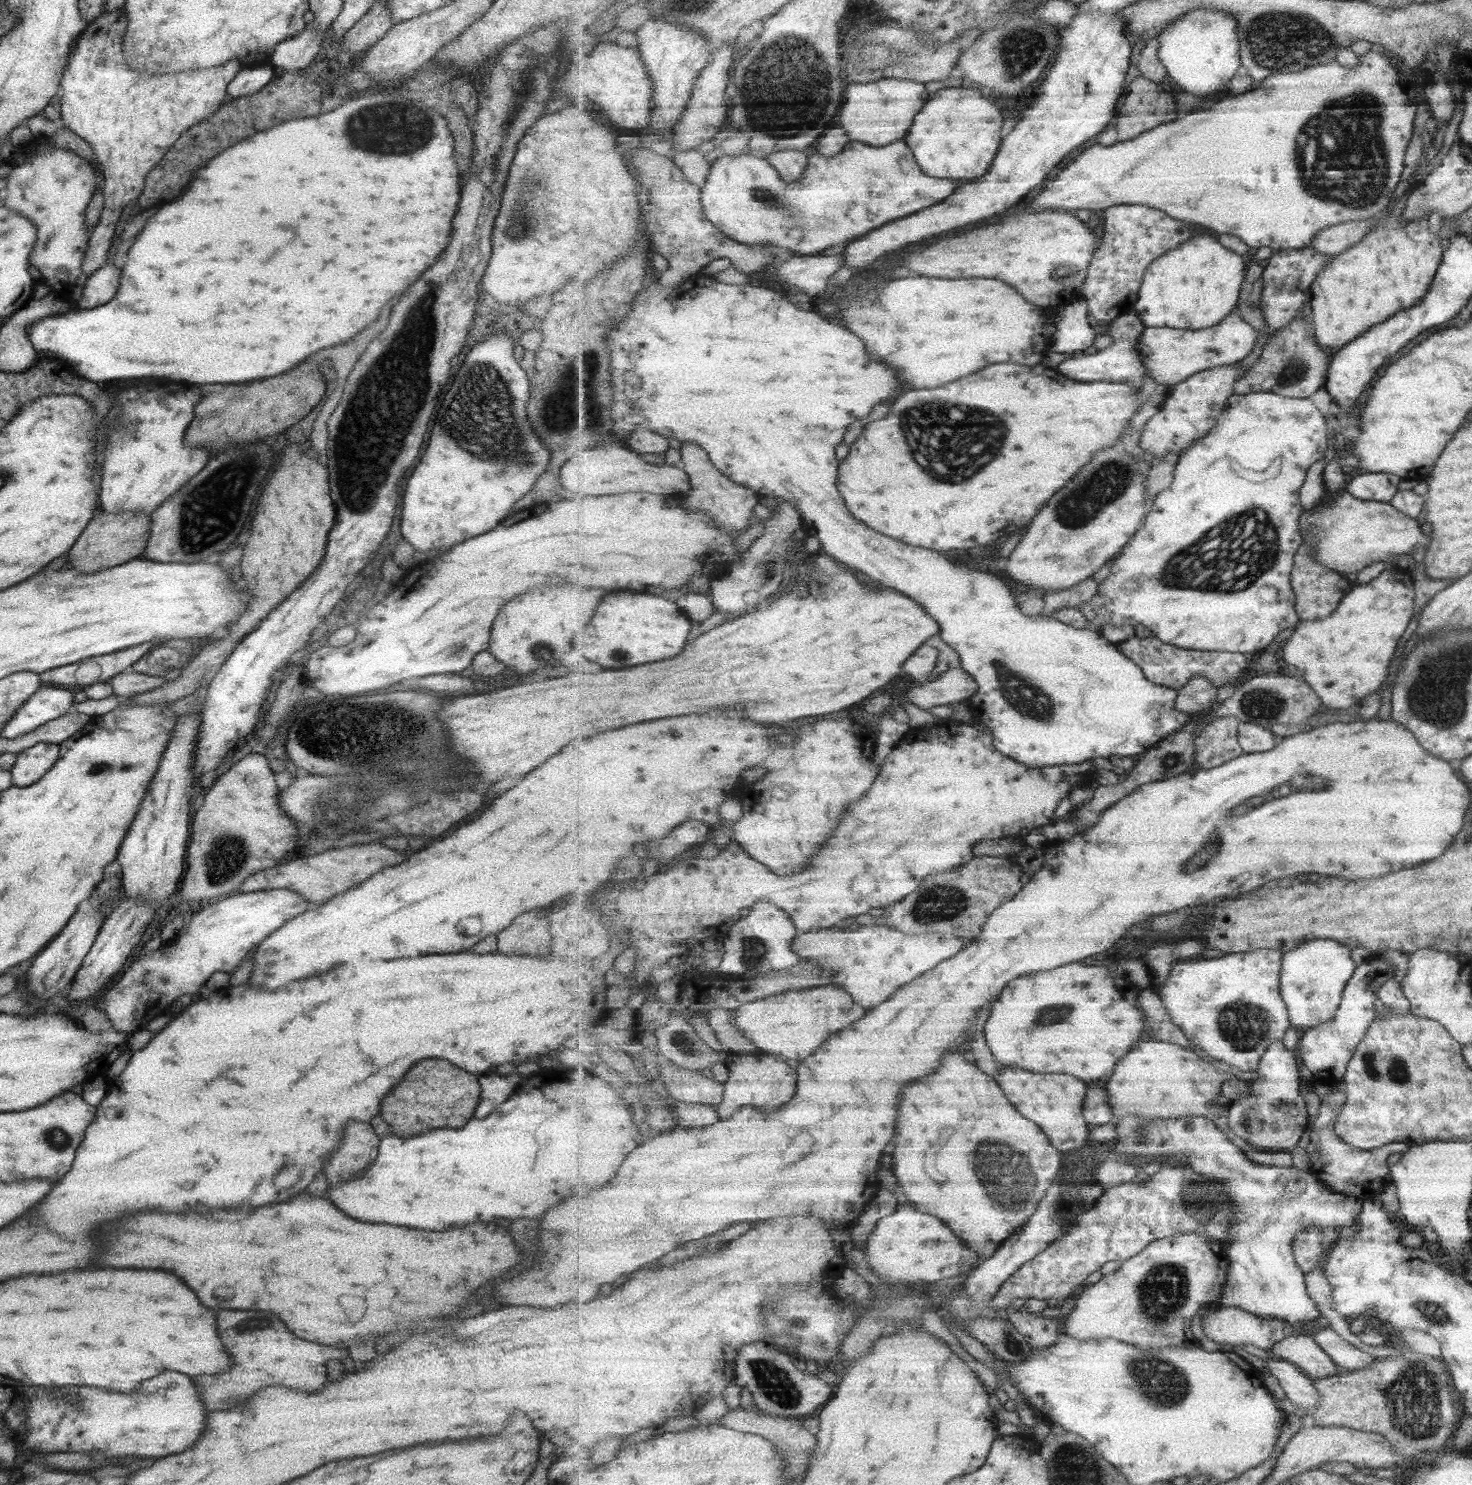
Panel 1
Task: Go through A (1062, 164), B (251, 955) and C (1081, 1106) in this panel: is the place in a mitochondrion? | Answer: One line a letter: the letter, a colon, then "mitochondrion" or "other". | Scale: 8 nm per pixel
A: other
B: other
C: other

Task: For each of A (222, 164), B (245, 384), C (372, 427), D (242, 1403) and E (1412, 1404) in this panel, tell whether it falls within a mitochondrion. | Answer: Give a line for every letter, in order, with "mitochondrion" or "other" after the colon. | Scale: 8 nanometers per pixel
A: mitochondrion
B: other
C: mitochondrion
D: other
E: mitochondrion

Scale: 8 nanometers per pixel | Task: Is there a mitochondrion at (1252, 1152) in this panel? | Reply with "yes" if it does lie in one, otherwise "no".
no

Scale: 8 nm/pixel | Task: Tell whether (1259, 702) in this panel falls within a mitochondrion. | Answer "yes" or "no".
yes

